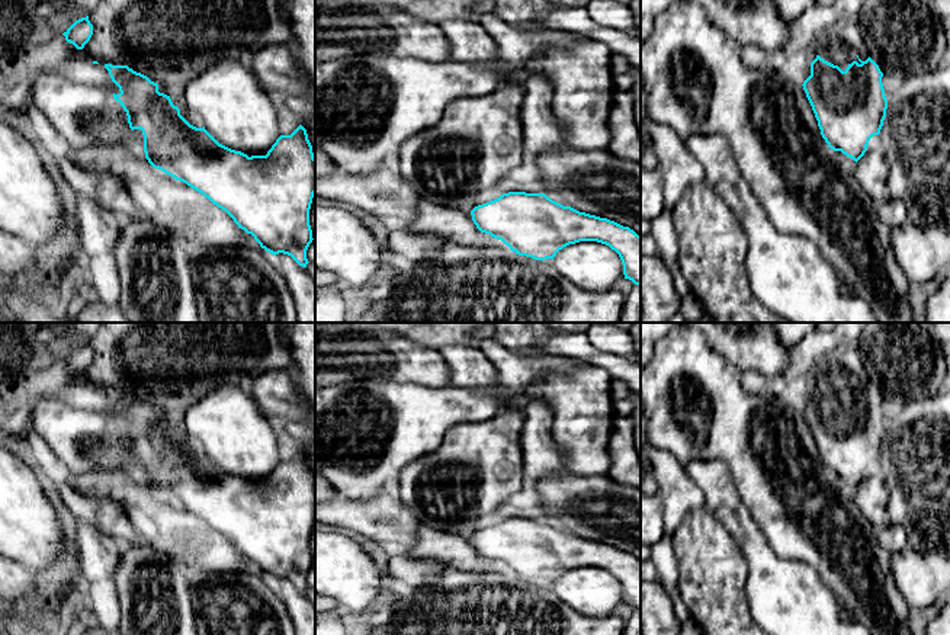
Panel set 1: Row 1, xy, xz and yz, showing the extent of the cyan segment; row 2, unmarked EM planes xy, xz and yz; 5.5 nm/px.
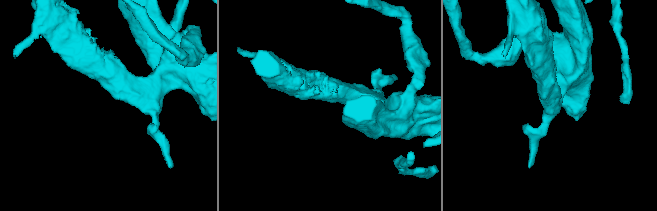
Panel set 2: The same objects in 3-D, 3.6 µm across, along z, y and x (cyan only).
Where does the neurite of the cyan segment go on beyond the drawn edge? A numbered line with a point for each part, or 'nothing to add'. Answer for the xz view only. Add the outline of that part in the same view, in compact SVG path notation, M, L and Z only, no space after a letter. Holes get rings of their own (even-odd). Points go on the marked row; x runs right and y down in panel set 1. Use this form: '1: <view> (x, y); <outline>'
nothing to add

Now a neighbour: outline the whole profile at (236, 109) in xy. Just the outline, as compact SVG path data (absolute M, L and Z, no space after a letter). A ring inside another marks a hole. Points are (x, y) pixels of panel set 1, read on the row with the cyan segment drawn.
M224 57L186 83L180 96L219 144L248 157L266 155L280 137L275 106L250 62Z

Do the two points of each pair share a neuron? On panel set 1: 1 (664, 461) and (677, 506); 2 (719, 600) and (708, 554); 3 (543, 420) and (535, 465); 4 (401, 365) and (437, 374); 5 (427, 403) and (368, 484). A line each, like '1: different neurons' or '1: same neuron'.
1: same neuron
2: same neuron
3: same neuron
4: same neuron
5: same neuron

